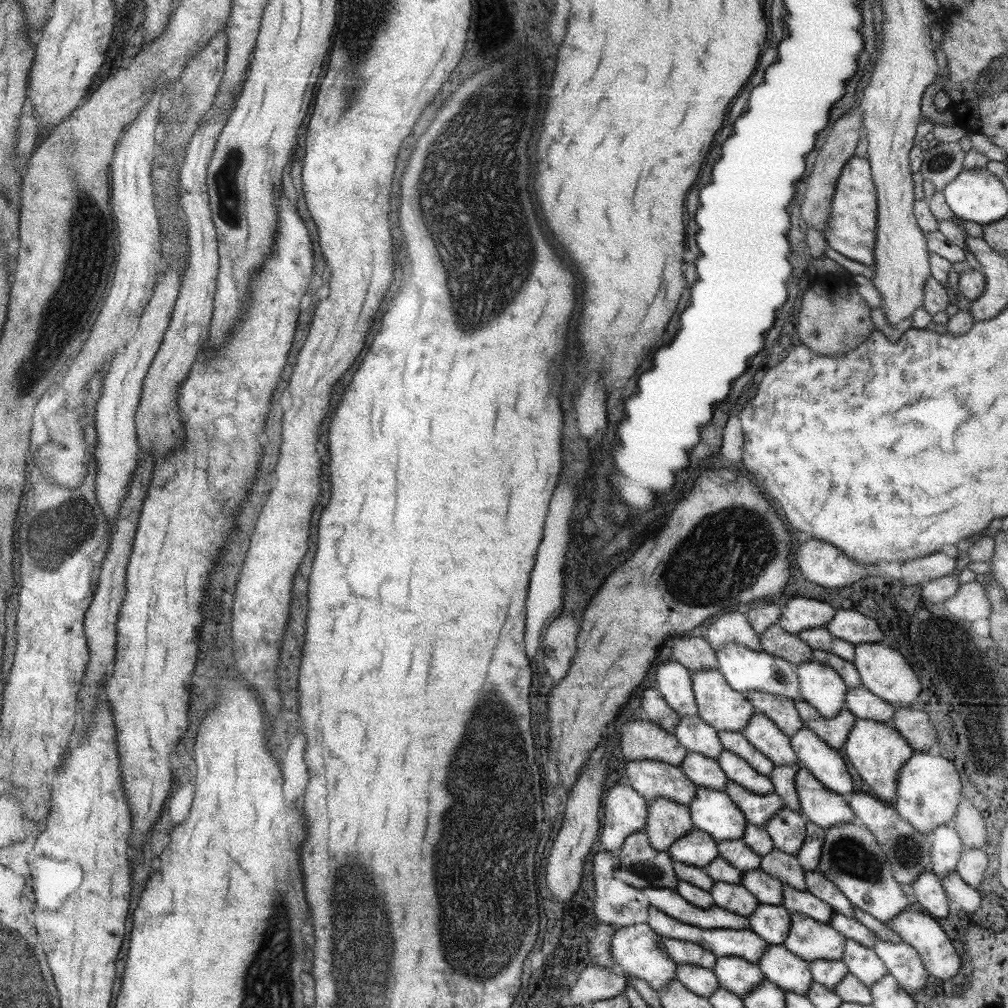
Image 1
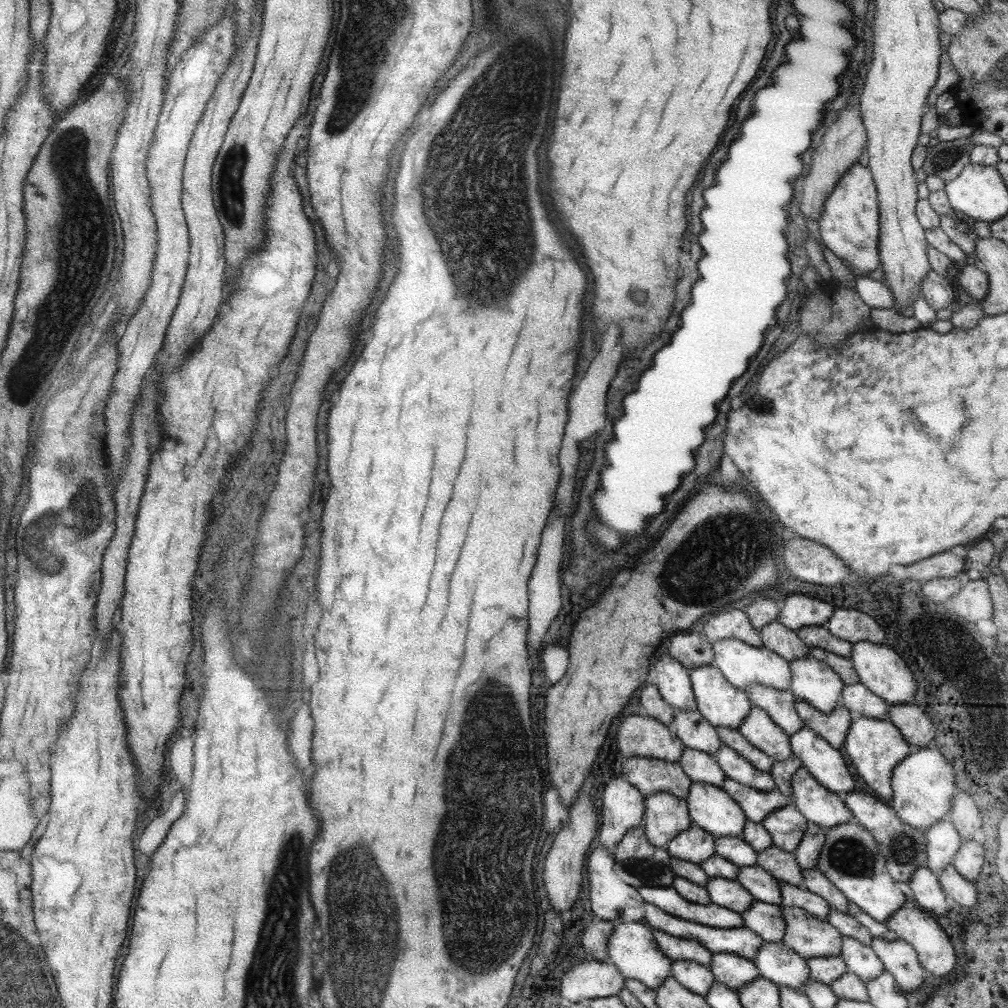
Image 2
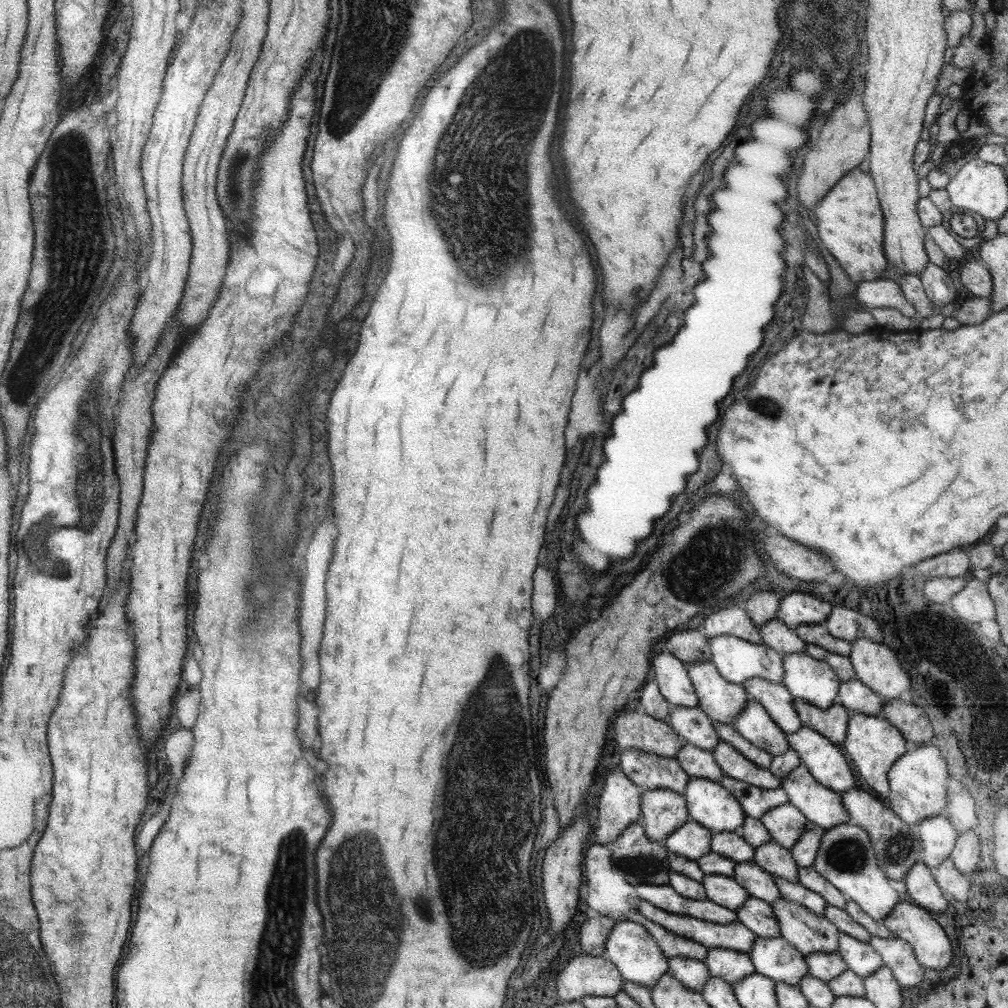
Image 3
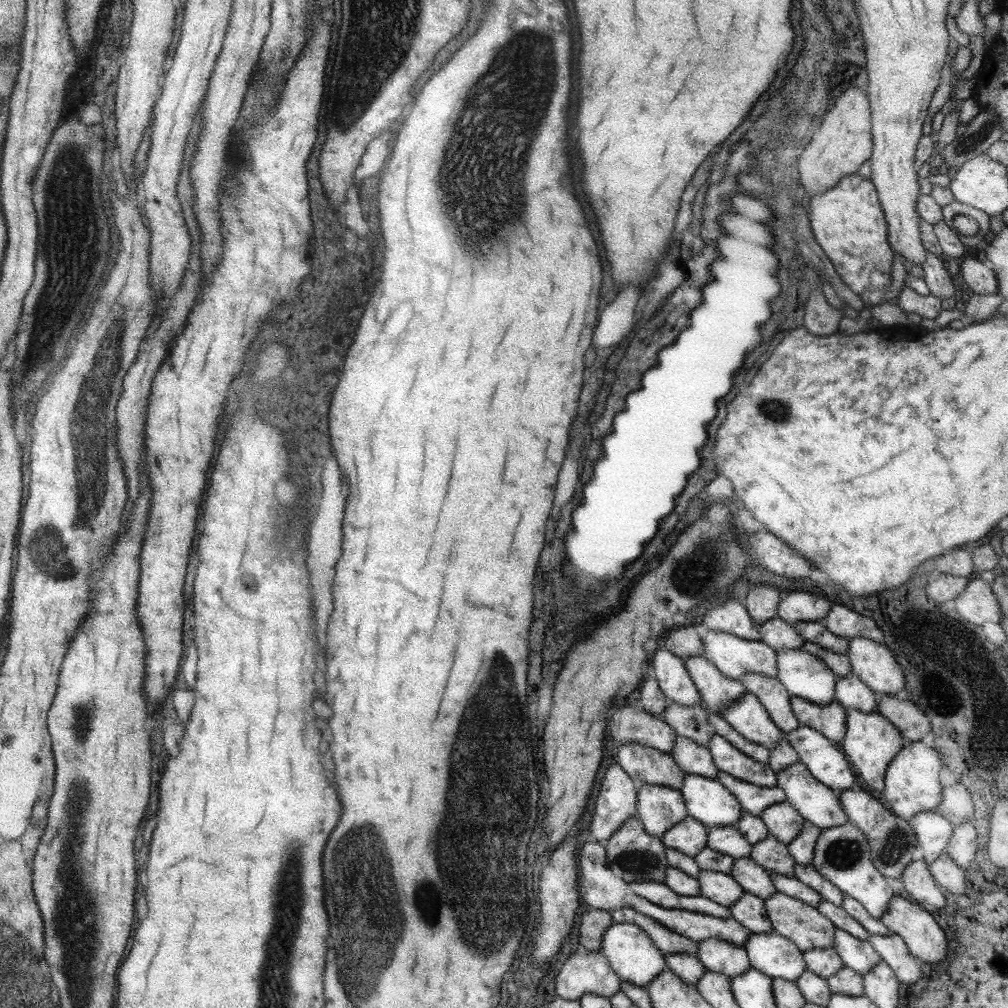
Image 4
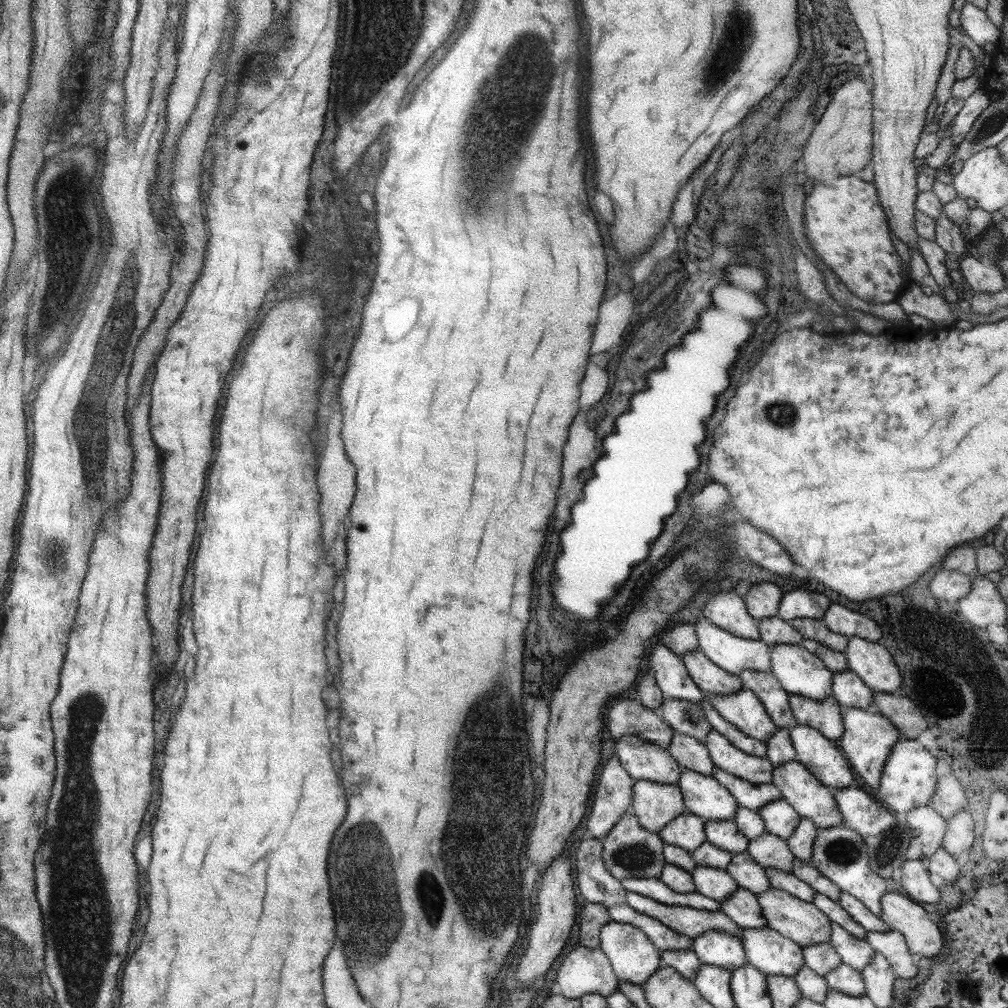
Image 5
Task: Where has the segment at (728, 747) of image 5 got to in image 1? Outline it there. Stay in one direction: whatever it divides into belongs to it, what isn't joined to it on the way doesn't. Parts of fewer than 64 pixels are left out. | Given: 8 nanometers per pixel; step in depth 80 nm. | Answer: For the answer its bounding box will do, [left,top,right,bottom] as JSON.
[716,748,774,794]

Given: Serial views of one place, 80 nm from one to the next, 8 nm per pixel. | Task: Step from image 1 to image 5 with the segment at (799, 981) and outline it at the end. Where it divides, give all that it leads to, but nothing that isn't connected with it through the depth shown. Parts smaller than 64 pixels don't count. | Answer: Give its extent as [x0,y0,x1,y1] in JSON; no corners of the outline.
[740,926,804,977]

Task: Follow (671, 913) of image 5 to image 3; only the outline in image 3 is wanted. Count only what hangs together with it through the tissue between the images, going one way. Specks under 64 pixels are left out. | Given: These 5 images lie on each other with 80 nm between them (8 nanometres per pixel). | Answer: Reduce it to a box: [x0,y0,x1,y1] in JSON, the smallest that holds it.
[637,900,758,954]

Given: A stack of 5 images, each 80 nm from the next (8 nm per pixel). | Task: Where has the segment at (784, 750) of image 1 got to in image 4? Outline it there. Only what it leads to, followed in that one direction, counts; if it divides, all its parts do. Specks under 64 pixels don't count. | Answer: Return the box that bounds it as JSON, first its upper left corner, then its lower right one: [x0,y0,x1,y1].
[720,692,783,750]

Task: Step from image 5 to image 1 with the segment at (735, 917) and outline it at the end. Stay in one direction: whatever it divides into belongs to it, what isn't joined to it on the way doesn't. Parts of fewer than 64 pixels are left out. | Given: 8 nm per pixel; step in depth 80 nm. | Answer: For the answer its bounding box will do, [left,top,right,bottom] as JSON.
[747,903,791,944]

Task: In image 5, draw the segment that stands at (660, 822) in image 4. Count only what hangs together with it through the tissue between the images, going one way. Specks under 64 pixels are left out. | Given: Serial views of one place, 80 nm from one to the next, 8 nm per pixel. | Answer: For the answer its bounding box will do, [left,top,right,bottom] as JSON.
[631,780,684,832]

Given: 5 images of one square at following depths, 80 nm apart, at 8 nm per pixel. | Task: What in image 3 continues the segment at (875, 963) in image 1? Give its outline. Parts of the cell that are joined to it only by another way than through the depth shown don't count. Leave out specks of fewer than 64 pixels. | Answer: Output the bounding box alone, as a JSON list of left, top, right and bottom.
[836,933,883,979]

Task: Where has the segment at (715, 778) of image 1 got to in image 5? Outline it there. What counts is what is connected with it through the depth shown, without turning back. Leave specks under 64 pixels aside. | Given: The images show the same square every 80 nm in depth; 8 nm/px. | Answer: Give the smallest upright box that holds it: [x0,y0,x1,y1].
[666,731,715,776]

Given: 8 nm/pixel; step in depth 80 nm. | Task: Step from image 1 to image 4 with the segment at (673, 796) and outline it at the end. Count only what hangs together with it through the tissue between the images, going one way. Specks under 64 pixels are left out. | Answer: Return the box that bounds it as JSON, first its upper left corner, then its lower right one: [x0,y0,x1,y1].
[616,744,686,790]

